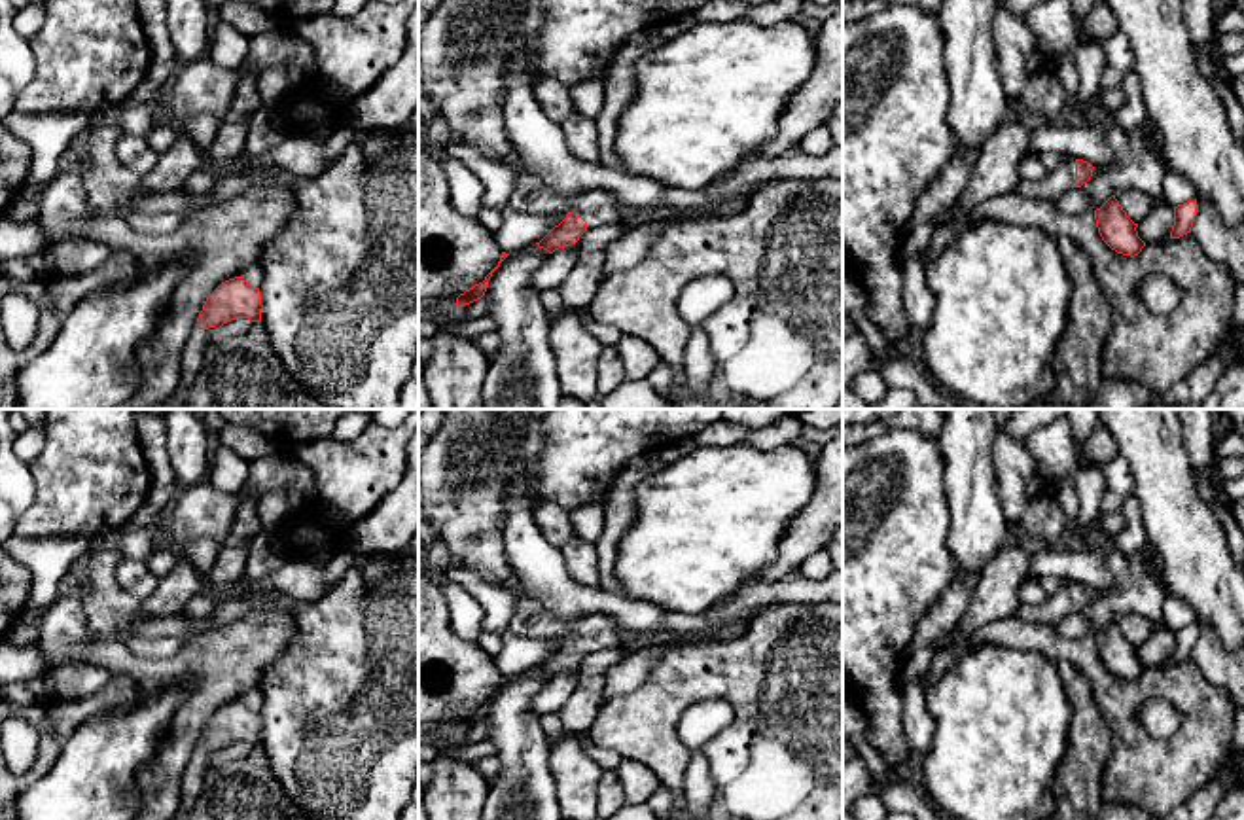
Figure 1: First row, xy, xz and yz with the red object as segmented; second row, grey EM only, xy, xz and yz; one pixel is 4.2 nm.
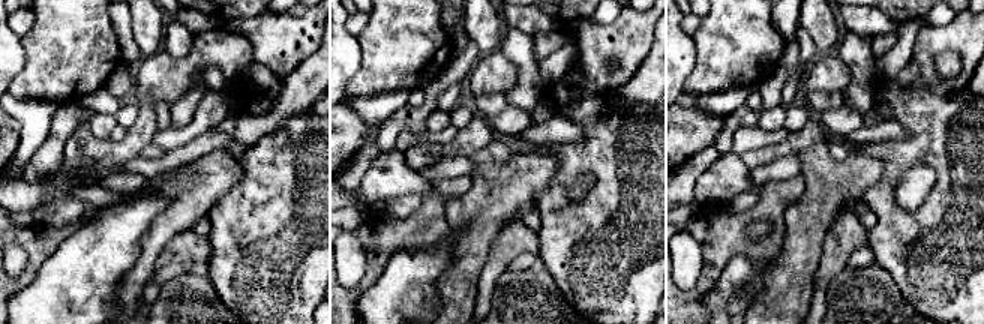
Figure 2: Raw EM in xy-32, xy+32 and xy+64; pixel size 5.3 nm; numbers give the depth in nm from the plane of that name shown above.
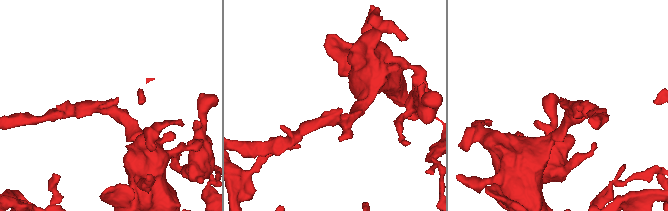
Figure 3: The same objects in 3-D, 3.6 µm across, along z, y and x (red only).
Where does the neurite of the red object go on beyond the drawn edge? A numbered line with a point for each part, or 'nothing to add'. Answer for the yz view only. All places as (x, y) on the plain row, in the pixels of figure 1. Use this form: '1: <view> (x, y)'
1: yz (1059, 605)

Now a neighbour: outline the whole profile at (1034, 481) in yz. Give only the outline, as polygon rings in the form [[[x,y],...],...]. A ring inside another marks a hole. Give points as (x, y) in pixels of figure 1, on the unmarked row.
[[[1034,460],[1024,468],[1024,479],[1028,502],[1036,500],[1045,492],[1045,479],[1041,477]]]

